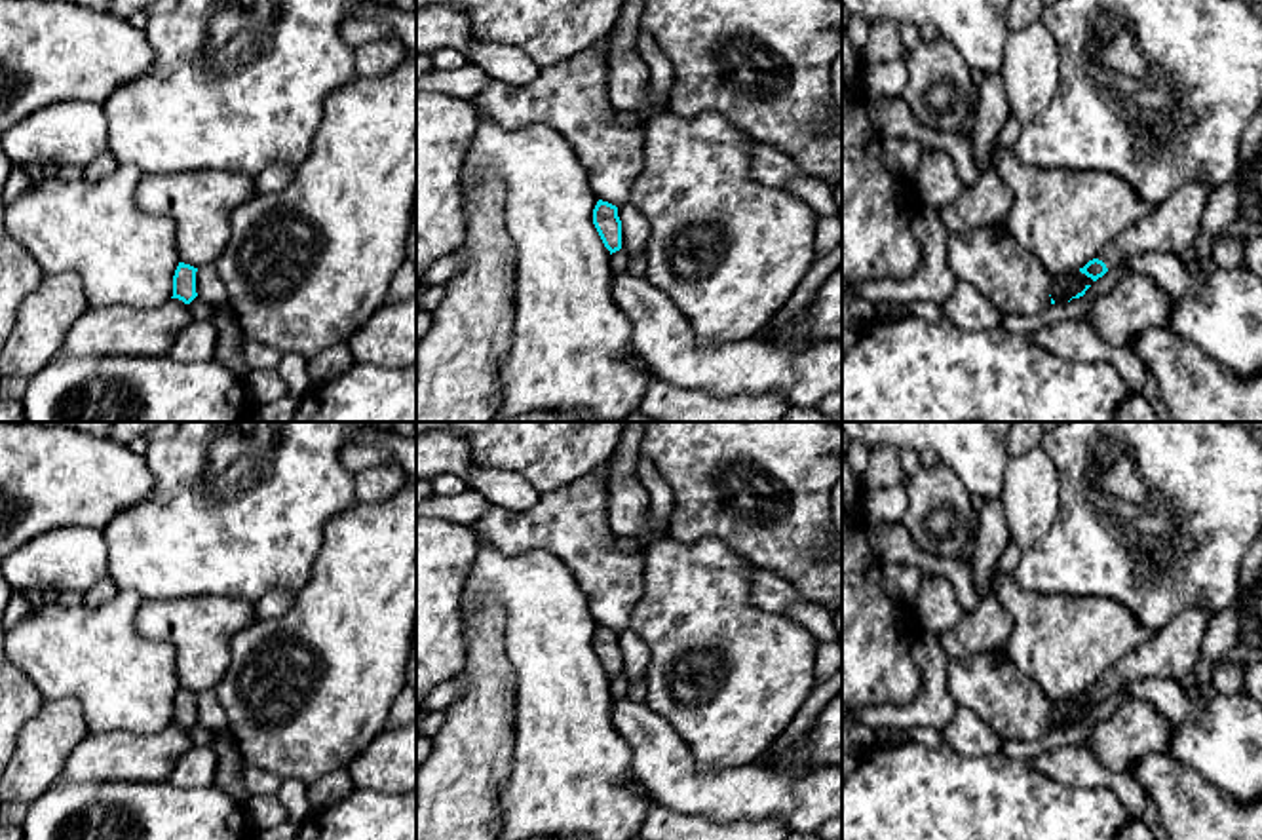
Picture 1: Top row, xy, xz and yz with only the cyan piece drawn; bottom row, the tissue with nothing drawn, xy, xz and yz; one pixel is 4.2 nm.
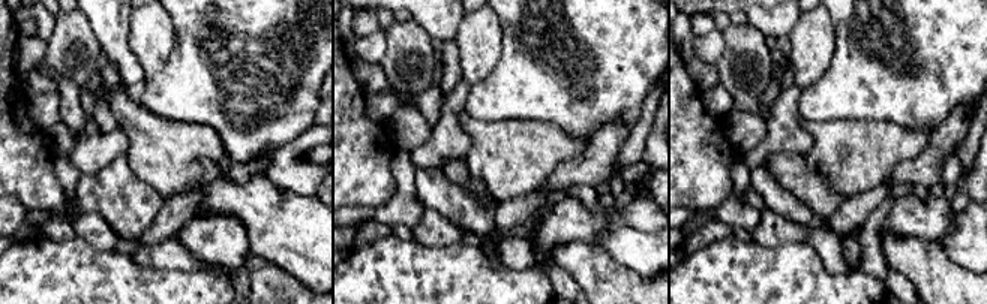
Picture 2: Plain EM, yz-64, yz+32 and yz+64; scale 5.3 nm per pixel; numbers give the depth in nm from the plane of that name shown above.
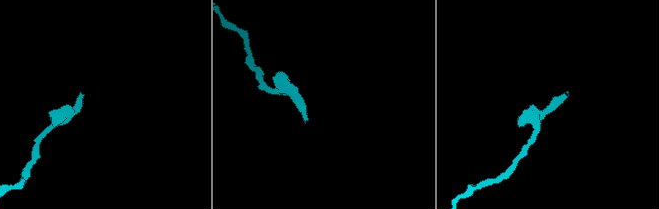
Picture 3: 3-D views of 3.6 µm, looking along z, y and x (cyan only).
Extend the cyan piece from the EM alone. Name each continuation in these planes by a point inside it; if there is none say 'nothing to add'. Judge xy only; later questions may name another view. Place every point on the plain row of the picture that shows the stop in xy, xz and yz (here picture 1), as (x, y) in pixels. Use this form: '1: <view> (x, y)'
nothing to add

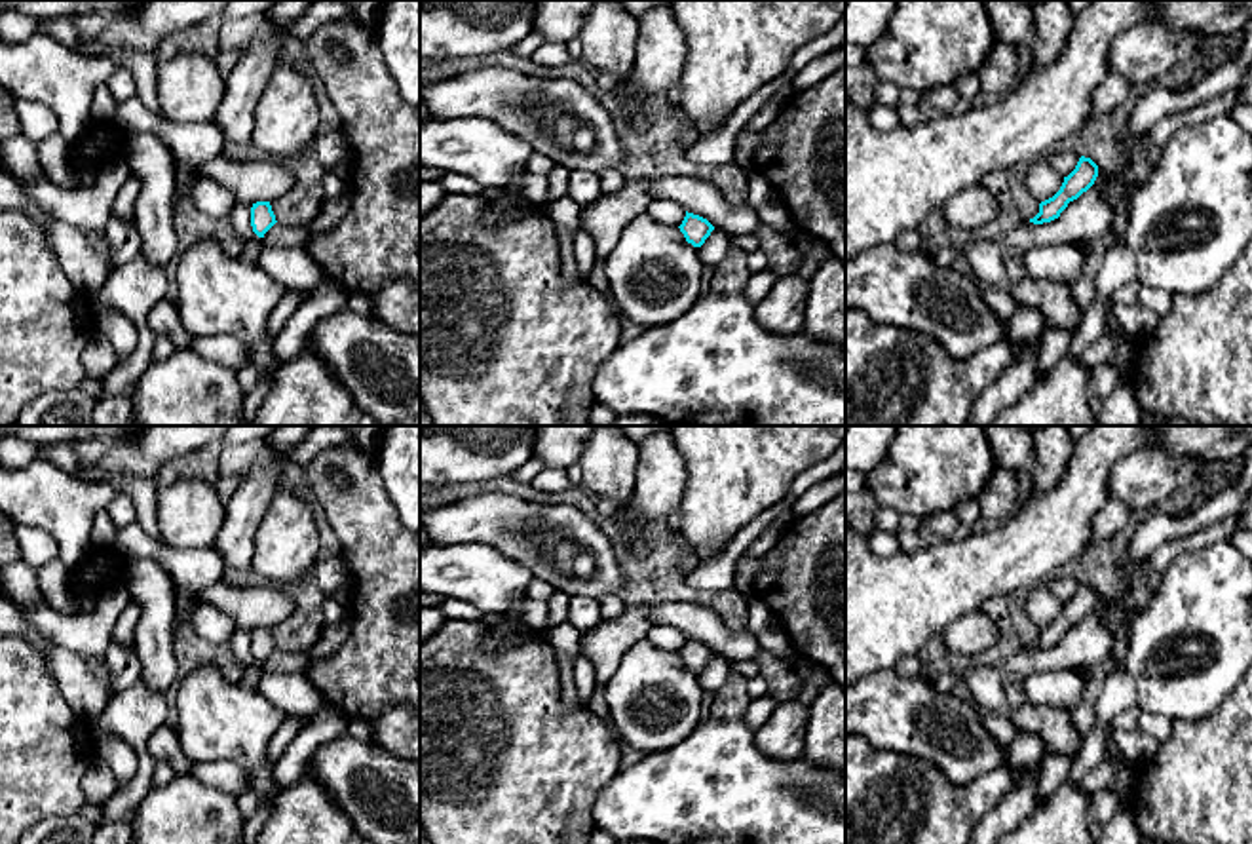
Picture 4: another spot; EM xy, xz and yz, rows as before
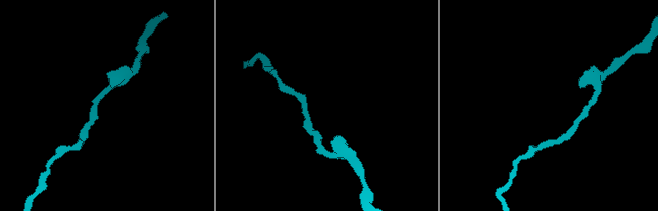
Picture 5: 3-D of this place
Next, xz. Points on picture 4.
nothing to add

